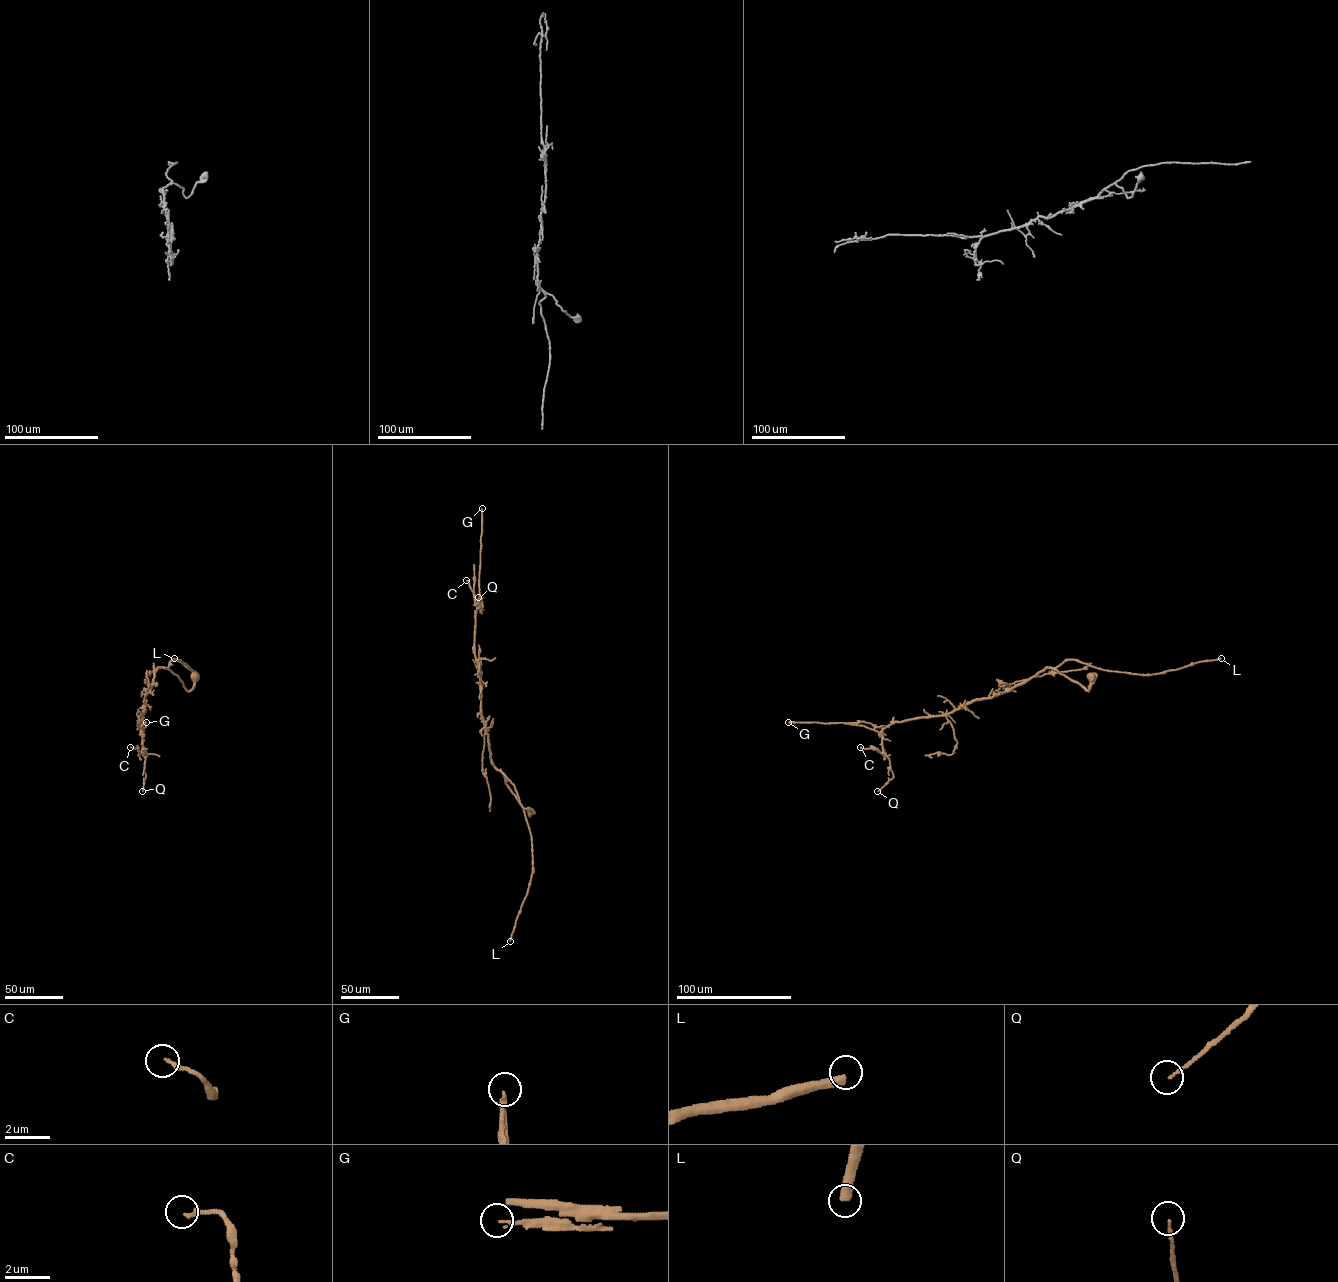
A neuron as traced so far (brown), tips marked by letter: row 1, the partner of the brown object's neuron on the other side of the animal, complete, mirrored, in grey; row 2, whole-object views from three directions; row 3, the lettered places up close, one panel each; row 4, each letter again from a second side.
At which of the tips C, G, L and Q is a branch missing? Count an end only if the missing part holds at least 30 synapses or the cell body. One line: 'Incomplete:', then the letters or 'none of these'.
Incomplete: G

